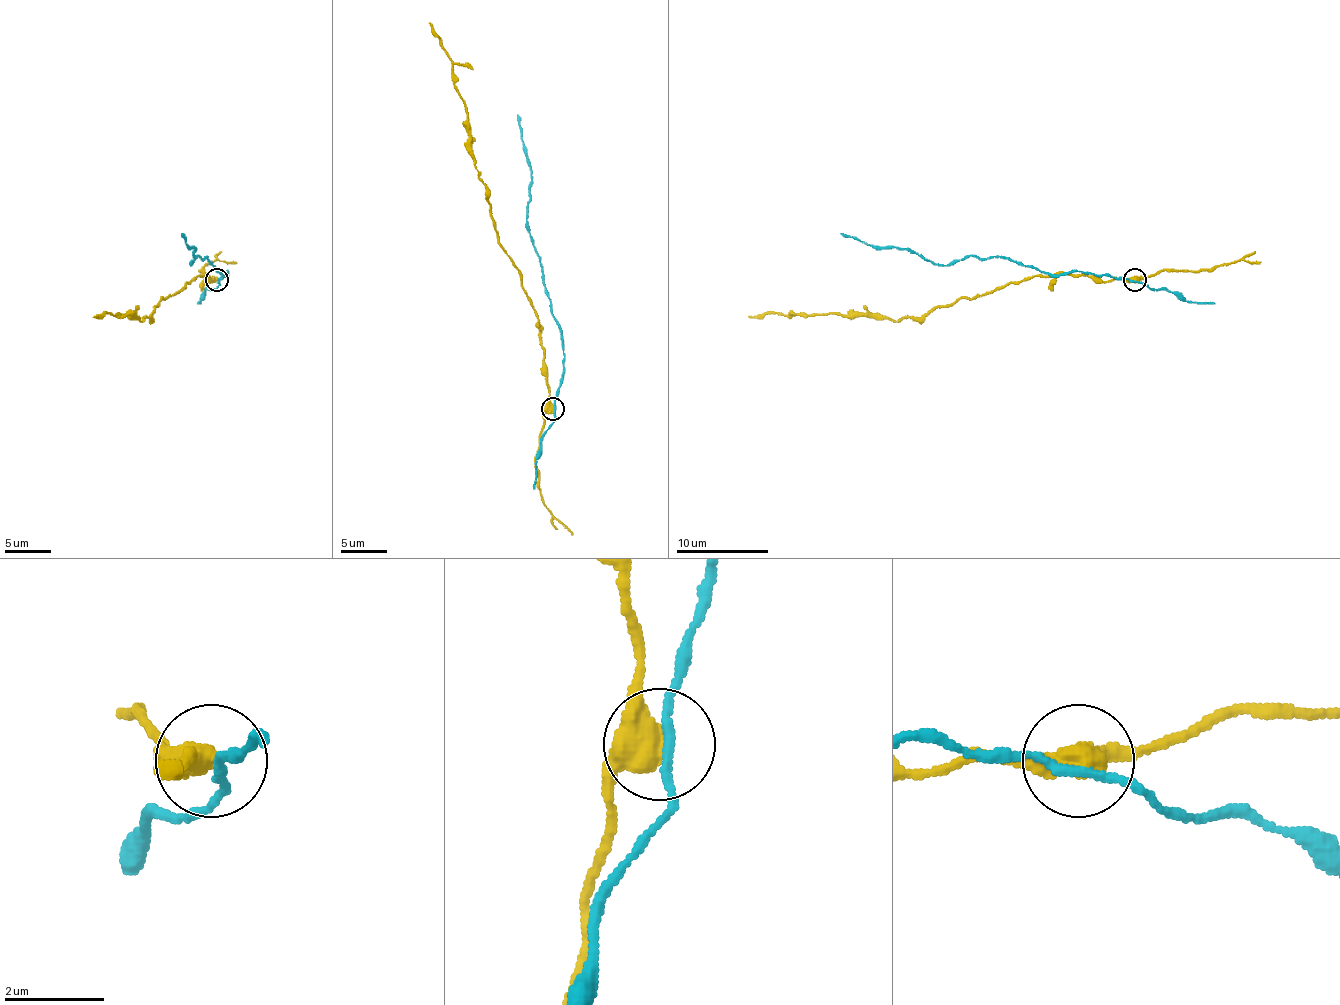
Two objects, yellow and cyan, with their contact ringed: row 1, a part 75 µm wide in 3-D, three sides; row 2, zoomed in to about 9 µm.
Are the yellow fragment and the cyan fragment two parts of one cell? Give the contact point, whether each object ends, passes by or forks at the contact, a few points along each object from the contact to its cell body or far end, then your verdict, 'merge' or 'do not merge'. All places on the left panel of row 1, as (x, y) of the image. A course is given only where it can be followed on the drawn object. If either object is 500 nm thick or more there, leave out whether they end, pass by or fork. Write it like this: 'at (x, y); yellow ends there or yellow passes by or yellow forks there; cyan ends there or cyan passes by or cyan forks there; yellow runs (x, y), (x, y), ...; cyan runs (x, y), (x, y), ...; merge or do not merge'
at (217, 279); yellow passes by; cyan passes by; yellow runs (217, 279), (210, 281), (206, 274), (187, 281), (178, 292), (162, 297), (144, 320), (130, 313), (93, 315); cyan runs (217, 281), (229, 272), (220, 274), (199, 256), (190, 265), (194, 246), (181, 233); do not merge

